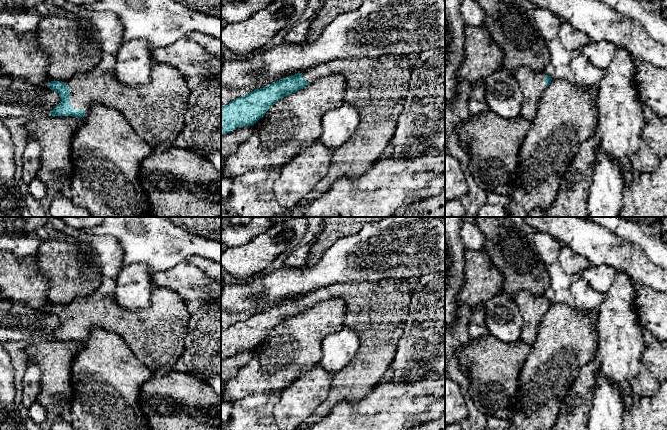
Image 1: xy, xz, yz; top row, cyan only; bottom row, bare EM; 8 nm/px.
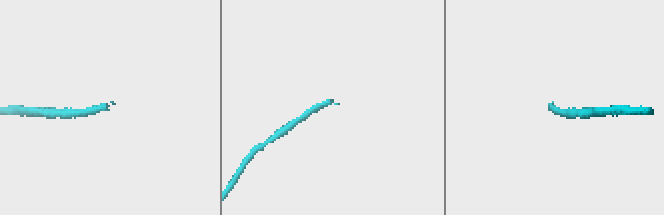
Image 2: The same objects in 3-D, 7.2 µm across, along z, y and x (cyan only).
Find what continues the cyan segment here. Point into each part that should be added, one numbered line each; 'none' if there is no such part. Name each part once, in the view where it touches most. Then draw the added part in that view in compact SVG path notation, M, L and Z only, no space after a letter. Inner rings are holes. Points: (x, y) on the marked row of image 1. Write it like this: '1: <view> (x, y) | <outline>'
1: xy (156, 111) | M153 64L150 81L145 85L123 85L112 71L103 71L97 67L78 73L65 83L70 87L70 103L75 110L84 110L87 116L95 103L112 107L118 110L134 131L155 150L171 146L182 133L191 90L187 80L170 65Z

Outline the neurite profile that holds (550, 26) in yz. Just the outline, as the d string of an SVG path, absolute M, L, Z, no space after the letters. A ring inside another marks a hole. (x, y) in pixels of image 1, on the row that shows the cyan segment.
M544 8L531 12L544 40L548 43L558 37L562 46L568 51L580 50L590 39L581 31L562 21L557 15Z

